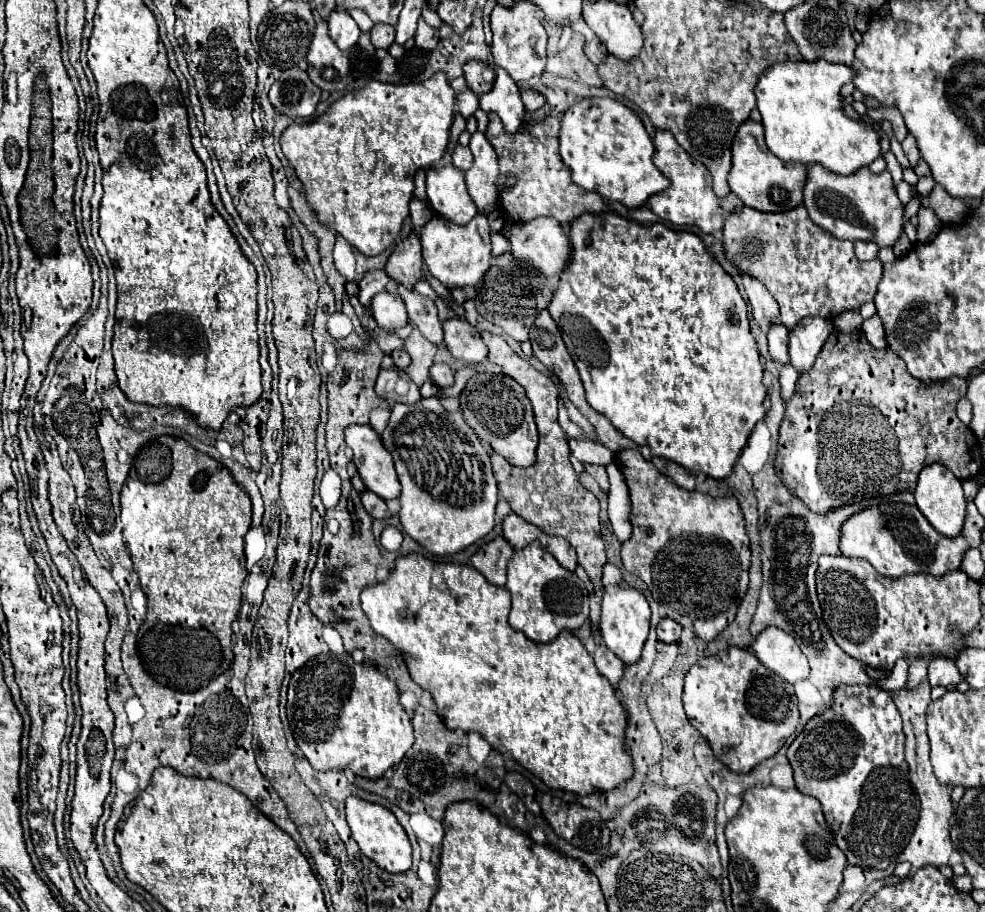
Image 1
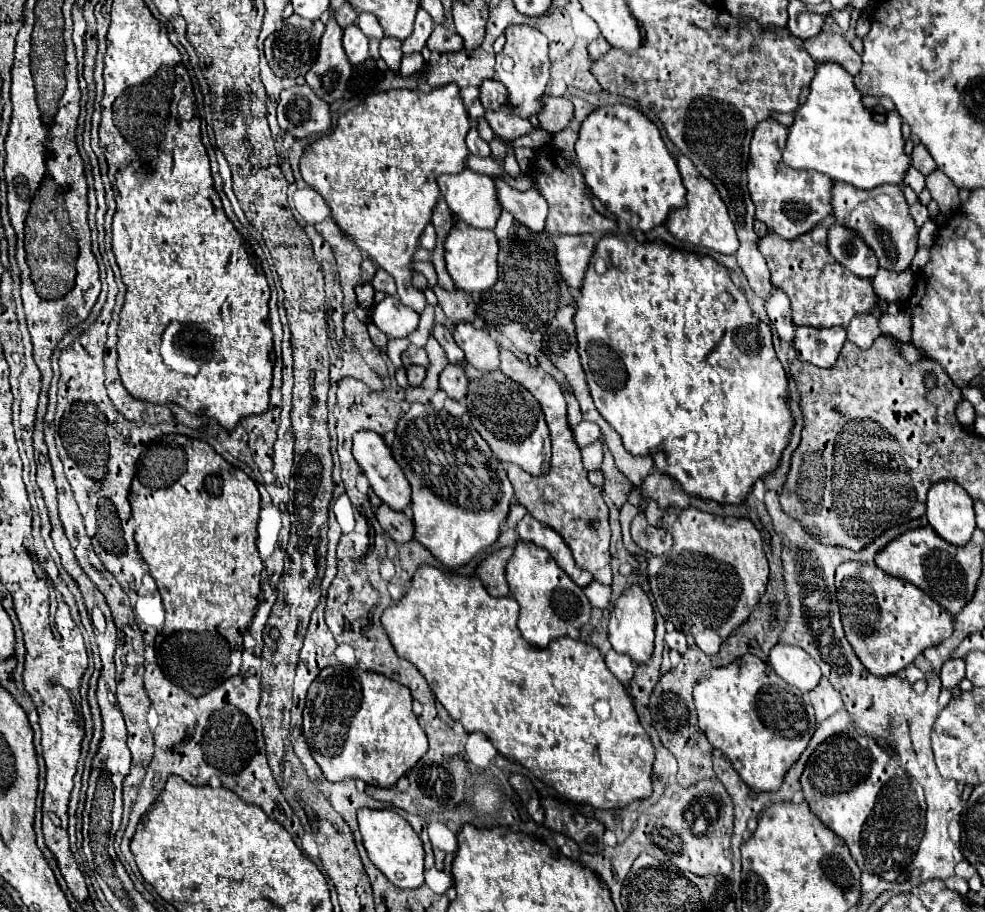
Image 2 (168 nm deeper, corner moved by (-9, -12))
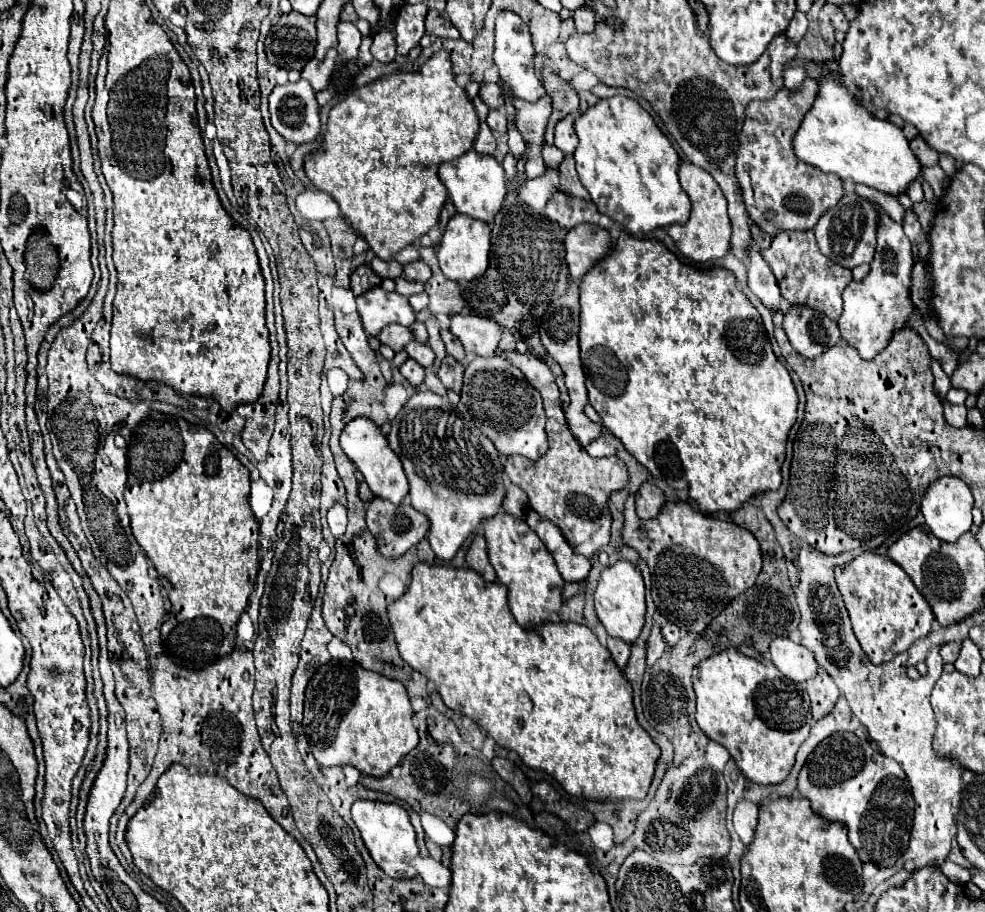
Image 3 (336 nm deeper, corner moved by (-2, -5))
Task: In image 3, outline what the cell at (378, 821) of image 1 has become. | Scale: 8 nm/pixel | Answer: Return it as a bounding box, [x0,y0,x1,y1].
[352,799,418,879]

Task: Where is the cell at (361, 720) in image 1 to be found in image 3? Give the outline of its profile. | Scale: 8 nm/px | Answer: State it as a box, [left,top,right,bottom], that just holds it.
[302,661,418,777]

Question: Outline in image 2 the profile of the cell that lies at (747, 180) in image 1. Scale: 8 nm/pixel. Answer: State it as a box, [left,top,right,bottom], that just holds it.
[747,120,833,238]

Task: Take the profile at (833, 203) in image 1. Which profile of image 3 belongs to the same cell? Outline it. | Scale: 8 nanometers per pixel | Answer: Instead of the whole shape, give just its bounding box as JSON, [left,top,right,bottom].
[838,213,916,359]

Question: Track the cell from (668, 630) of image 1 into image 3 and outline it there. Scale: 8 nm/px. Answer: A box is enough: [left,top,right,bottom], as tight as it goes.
[662,623,680,645]

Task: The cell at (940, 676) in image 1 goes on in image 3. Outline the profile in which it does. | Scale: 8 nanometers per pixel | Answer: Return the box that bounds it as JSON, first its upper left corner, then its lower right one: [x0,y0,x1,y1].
[940,643,960,663]

